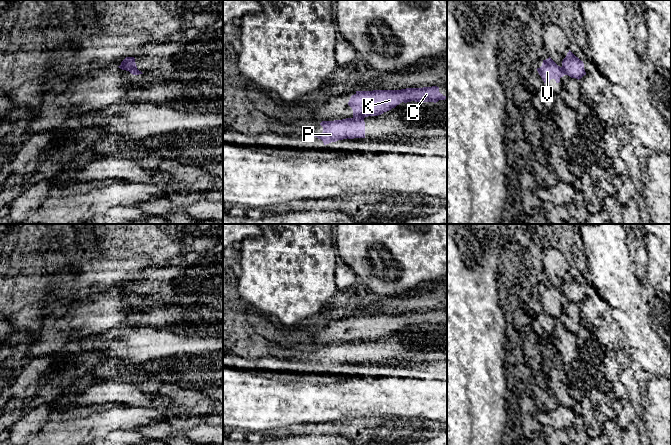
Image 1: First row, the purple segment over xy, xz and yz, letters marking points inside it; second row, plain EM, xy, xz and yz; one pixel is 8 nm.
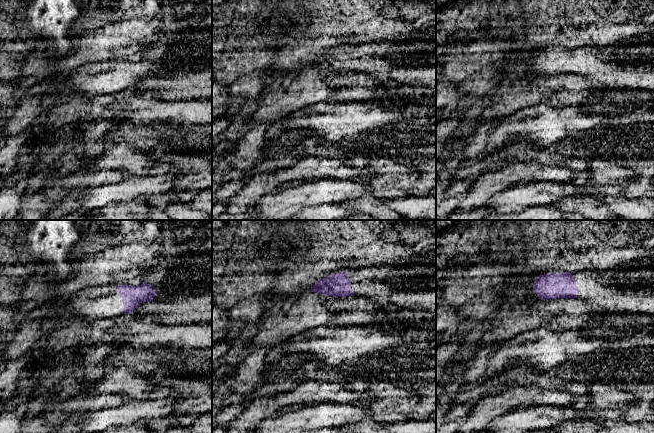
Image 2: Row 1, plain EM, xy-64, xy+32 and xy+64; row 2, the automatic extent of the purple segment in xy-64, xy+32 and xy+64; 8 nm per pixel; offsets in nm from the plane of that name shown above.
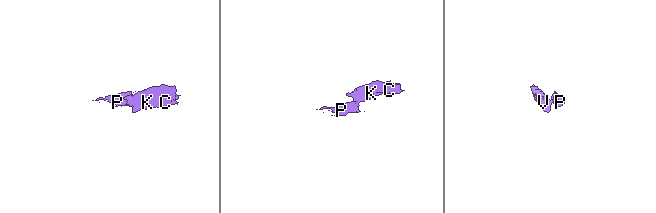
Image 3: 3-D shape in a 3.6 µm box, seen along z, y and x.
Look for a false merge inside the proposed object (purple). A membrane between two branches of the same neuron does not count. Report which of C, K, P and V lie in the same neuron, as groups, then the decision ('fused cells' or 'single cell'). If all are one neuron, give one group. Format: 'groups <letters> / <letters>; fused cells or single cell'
groups C K V / P; fused cells

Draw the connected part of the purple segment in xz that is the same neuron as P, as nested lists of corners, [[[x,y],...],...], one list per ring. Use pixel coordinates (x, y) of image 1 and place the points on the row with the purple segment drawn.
[[[363,116],[334,121],[322,121],[323,132],[317,137],[324,145],[343,139],[365,138],[365,122]]]

